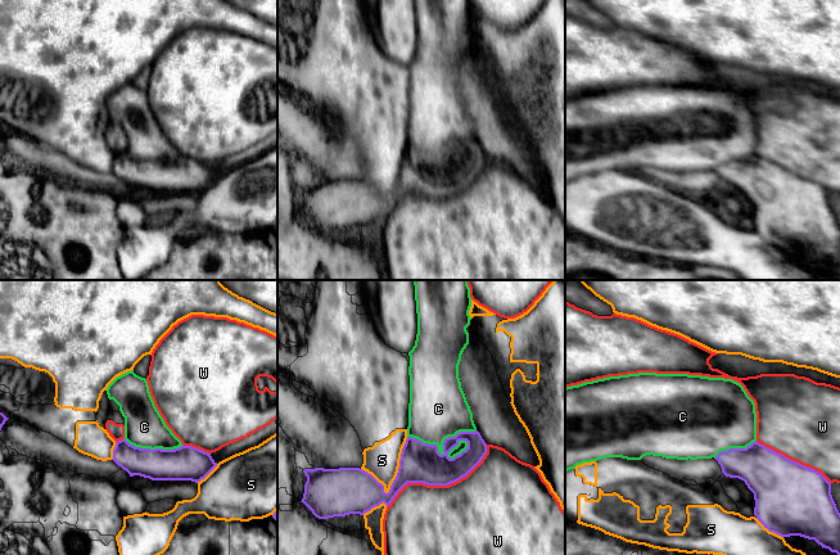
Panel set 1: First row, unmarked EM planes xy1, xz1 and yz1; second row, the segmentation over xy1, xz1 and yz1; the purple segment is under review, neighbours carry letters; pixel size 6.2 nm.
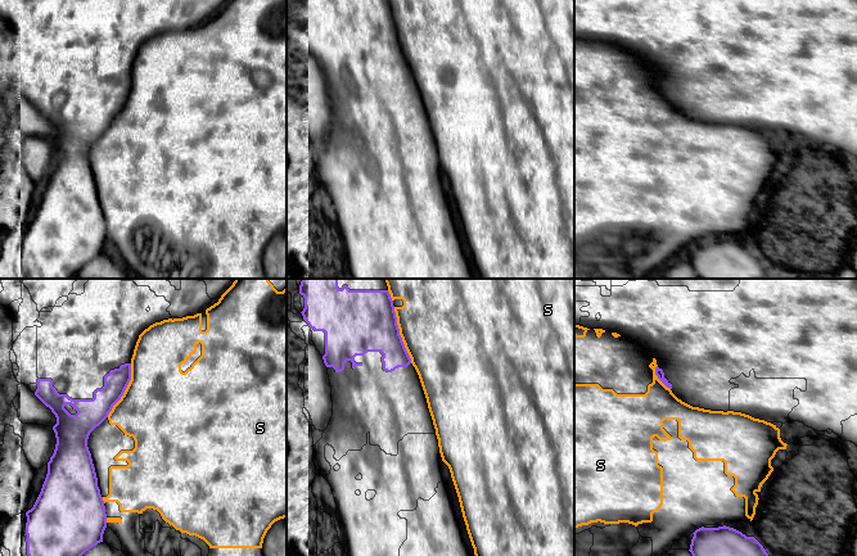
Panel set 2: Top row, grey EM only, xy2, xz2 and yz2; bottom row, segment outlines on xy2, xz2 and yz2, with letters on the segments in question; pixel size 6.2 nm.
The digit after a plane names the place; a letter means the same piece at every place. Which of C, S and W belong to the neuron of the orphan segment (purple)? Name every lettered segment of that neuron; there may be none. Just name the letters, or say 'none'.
none

